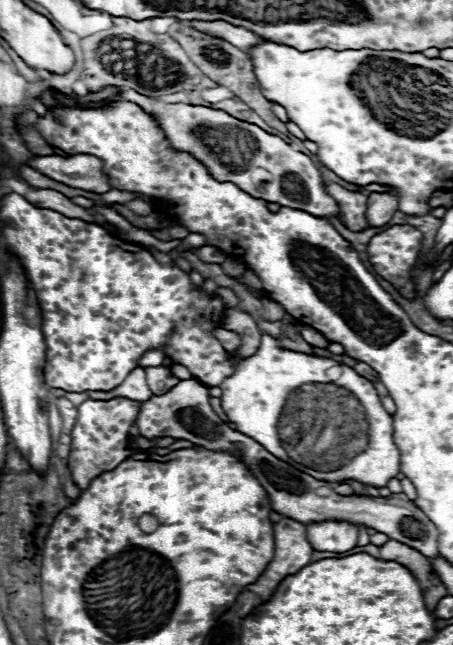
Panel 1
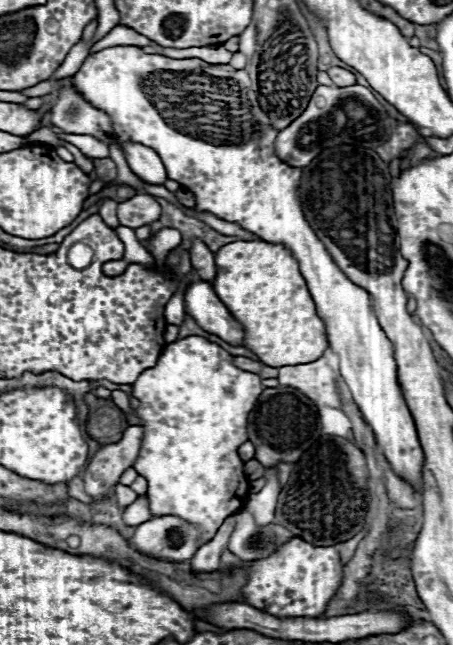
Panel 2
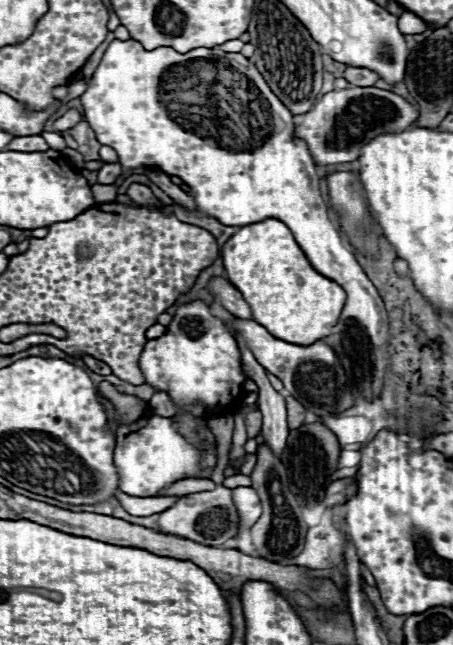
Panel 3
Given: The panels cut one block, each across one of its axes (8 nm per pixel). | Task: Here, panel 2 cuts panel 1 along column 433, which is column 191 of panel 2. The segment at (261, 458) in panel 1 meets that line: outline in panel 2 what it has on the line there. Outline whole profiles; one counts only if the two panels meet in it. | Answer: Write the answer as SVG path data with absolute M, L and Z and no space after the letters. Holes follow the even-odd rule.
M160 516L138 524L130 542L142 554L184 562L200 548L200 528L176 516Z

